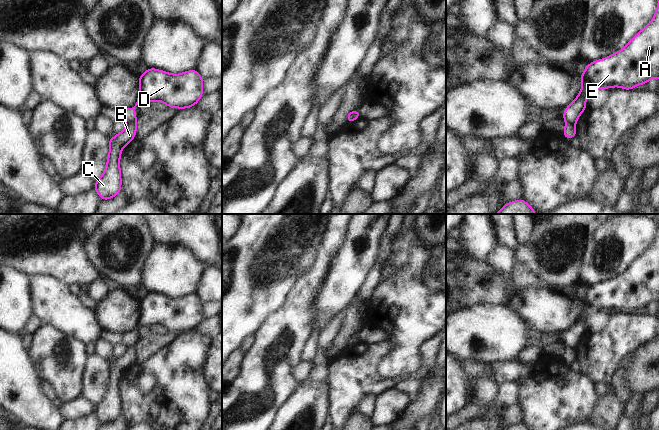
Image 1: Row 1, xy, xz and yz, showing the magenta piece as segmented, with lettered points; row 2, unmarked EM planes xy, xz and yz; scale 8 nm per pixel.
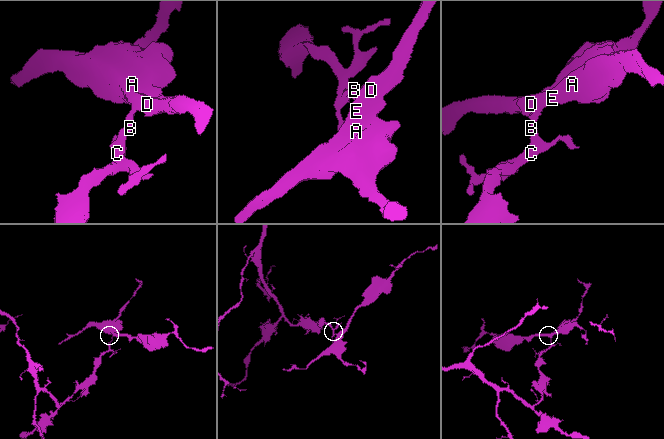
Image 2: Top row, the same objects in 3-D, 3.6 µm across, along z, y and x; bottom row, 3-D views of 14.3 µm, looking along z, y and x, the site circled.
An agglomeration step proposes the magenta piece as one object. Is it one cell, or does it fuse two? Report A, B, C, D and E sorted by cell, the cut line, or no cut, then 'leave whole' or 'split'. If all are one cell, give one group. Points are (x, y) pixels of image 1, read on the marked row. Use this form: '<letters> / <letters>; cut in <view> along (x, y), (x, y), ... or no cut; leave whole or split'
A D E / B C; cut in xy along (135, 121), (128, 124); split

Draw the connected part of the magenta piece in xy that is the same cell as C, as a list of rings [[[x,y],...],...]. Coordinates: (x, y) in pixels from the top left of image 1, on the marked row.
[[[132,122],[128,124],[120,134],[116,134],[115,137],[109,139],[110,152],[107,159],[107,166],[103,175],[95,181],[95,191],[99,194],[102,200],[108,200],[121,192],[120,155],[122,148],[135,138],[136,128],[137,122]]]

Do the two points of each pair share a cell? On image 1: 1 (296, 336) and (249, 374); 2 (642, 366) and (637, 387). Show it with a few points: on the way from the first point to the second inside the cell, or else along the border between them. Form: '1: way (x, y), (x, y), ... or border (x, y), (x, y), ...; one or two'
1: way (288, 349), (278, 349), (262, 360); one
2: way (642, 371), (640, 382); one

